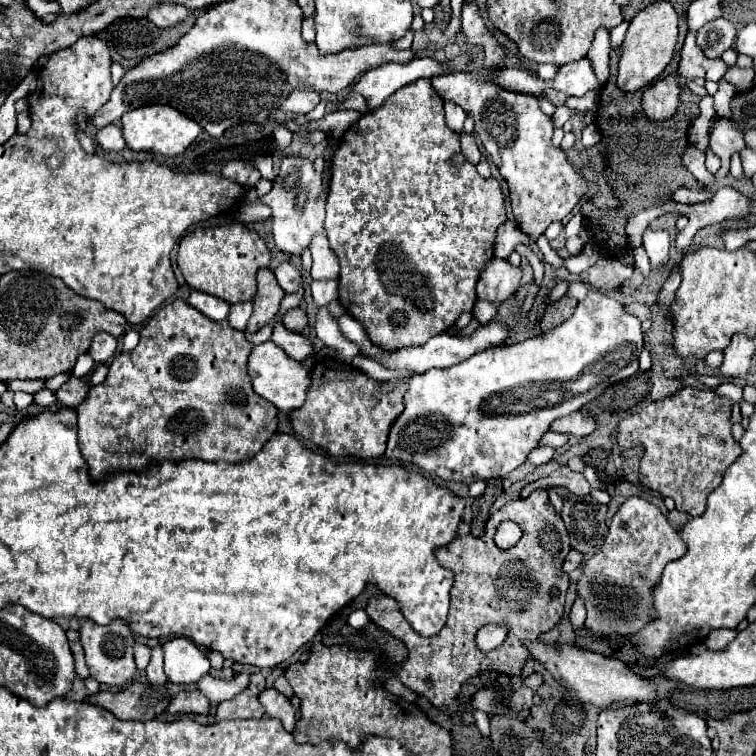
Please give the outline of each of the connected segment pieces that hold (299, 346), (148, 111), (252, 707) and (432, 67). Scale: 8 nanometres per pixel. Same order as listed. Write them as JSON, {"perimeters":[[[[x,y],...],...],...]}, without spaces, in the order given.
{"perimeters":[[[[281,306],[279,308],[279,318],[277,318],[277,322],[275,322],[275,326],[273,326],[273,336],[271,336],[271,340],[279,346],[279,348],[283,348],[293,360],[305,360],[309,354],[313,354],[313,346],[311,346],[311,342],[305,338],[305,336],[301,336],[301,334],[295,334],[295,332],[291,332],[291,330],[287,330],[285,326],[283,326],[283,322],[281,322],[281,314],[285,314],[287,312],[287,308],[285,306]]],[[[149,104],[149,106],[135,108],[121,118],[121,124],[123,124],[121,128],[123,128],[125,142],[131,150],[137,150],[137,152],[147,150],[147,152],[163,154],[163,156],[183,154],[201,132],[201,128],[199,128],[199,124],[195,124],[195,120],[183,116],[179,110],[175,110],[167,104]]],[[[249,674],[249,686],[231,700],[225,700],[217,706],[215,722],[235,718],[263,718],[265,708],[259,702],[259,694],[263,690],[265,690],[265,678],[261,674]]],[[[413,58],[407,64],[383,64],[375,70],[367,70],[361,80],[353,84],[351,92],[365,96],[369,110],[373,110],[403,86],[419,78],[433,78],[449,72],[451,70],[445,70],[437,60],[431,58]]]]}

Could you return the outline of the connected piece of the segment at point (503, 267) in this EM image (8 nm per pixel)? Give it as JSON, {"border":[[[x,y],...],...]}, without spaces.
{"border":[[[493,258],[479,274],[476,284],[478,300],[503,304],[515,294],[521,282],[521,268],[513,268],[507,260]]]}

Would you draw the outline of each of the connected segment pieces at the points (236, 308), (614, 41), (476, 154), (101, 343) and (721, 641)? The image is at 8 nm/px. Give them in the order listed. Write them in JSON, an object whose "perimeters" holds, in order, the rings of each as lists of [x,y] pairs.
{"perimeters":[[[[253,302],[233,304],[231,306],[231,312],[229,312],[229,324],[235,330],[245,330],[247,328],[247,322],[251,318],[251,312],[253,312]]],[[[631,19],[624,20],[619,26],[610,31],[610,46],[612,50],[618,49],[619,44],[623,42],[625,33],[627,31],[627,28],[629,27],[630,22]]],[[[461,134],[461,152],[467,156],[467,160],[471,164],[477,164],[481,162],[481,152],[473,140],[473,136],[467,136],[467,134]]],[[[107,334],[95,336],[87,354],[95,360],[95,364],[105,364],[113,356],[113,336]]],[[[715,630],[715,632],[711,632],[707,638],[705,638],[705,646],[709,648],[709,650],[713,650],[713,652],[723,652],[723,648],[727,648],[731,642],[733,642],[733,638],[737,636],[737,630]]]]}

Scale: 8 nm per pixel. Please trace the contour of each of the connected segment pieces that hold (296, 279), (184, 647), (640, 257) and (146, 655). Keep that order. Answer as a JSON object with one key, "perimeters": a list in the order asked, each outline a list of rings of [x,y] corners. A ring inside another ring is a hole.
{"perimeters":[[[[281,262],[275,270],[275,278],[287,294],[295,294],[301,288],[301,272],[291,262]]],[[[175,638],[163,644],[165,674],[173,684],[193,684],[209,674],[211,664],[205,654],[187,638]]],[[[643,246],[635,248],[635,266],[641,266],[641,272],[643,272],[645,278],[649,276],[649,272],[651,272],[651,264],[649,264],[649,256],[647,256],[647,252],[645,252]]],[[[135,644],[135,662],[137,668],[145,668],[151,660],[151,648],[147,644]]]]}

